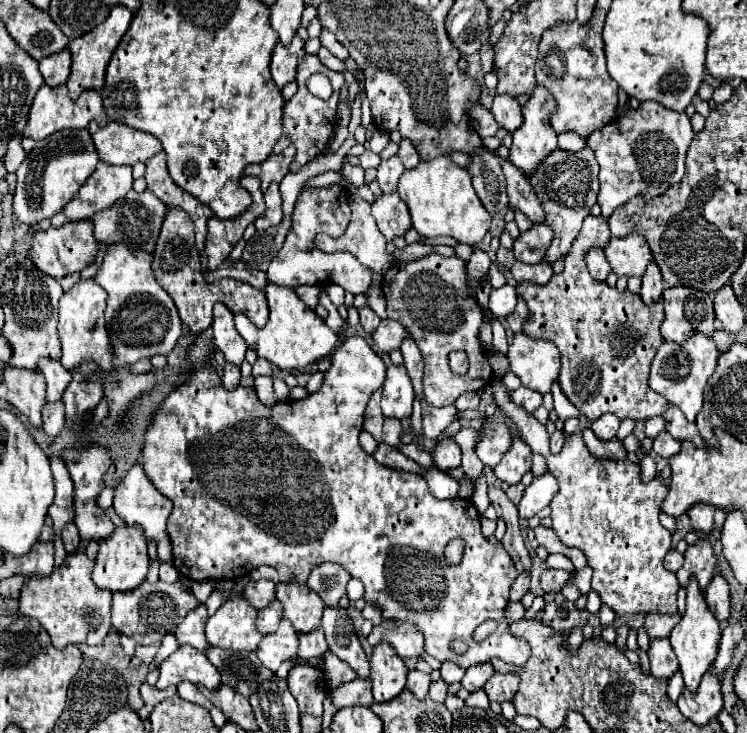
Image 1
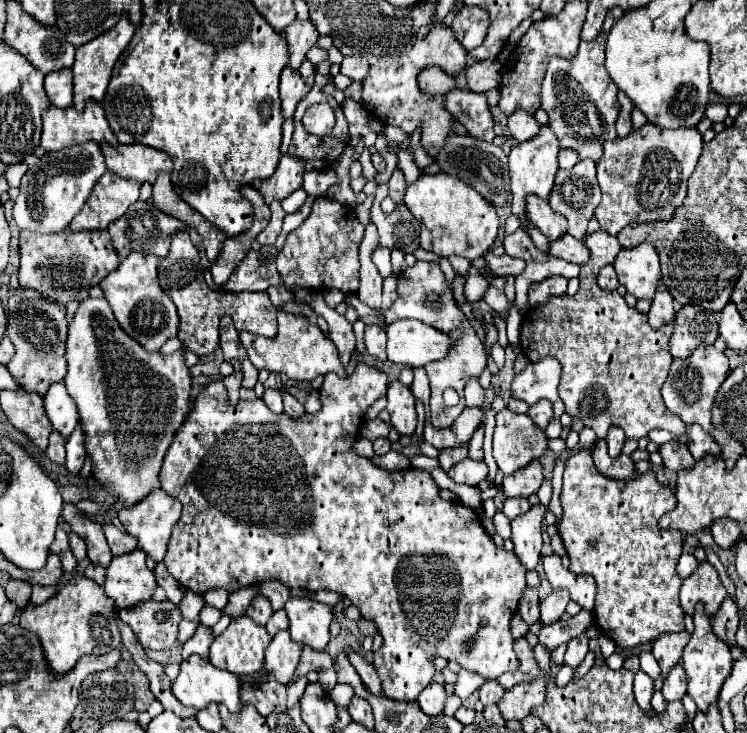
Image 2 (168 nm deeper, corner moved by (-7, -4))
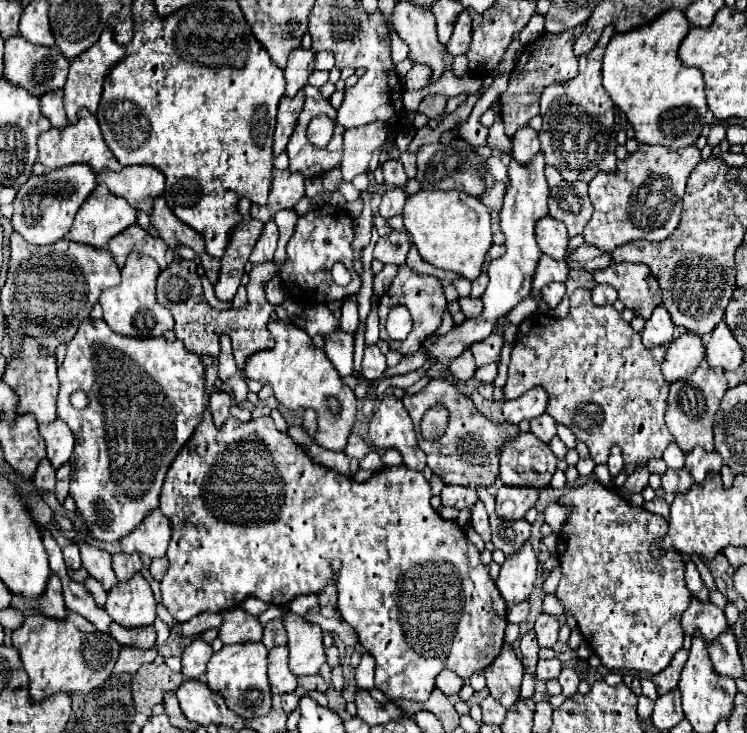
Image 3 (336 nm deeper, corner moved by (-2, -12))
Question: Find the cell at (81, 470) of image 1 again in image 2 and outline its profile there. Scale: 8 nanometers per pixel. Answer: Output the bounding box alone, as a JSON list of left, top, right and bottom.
[103,524,137,556]

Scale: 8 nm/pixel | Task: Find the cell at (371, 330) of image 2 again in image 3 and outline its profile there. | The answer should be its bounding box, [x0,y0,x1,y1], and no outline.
[362,346,386,380]

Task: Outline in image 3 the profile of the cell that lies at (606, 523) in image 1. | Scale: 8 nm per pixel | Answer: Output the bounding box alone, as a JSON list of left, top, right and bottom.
[556,482,692,674]

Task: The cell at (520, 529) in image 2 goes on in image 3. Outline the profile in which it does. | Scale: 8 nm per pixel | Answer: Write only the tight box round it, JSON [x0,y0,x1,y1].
[496,542,538,610]

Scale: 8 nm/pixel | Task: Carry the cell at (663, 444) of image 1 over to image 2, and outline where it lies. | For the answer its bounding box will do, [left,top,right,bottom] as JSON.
[659,442,695,472]

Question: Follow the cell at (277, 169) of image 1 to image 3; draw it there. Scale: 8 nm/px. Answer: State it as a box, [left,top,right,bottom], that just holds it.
[250,168,304,222]

